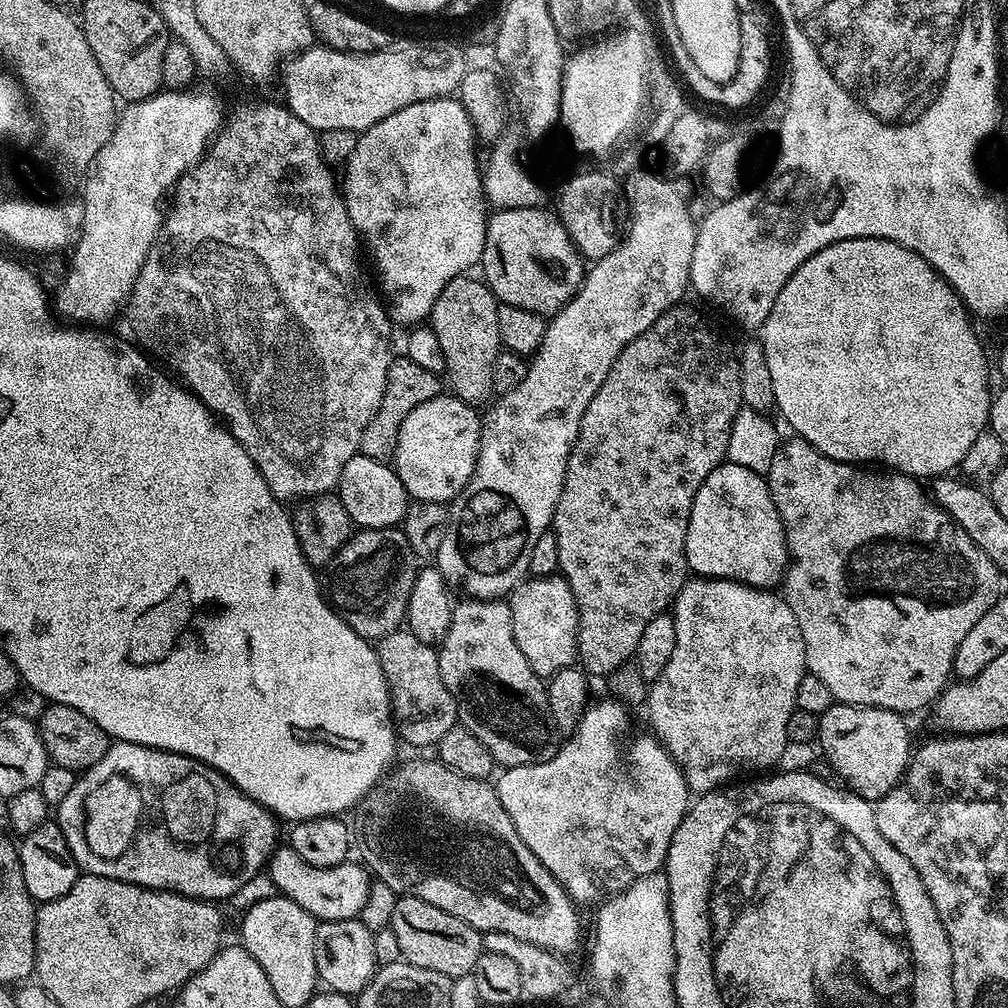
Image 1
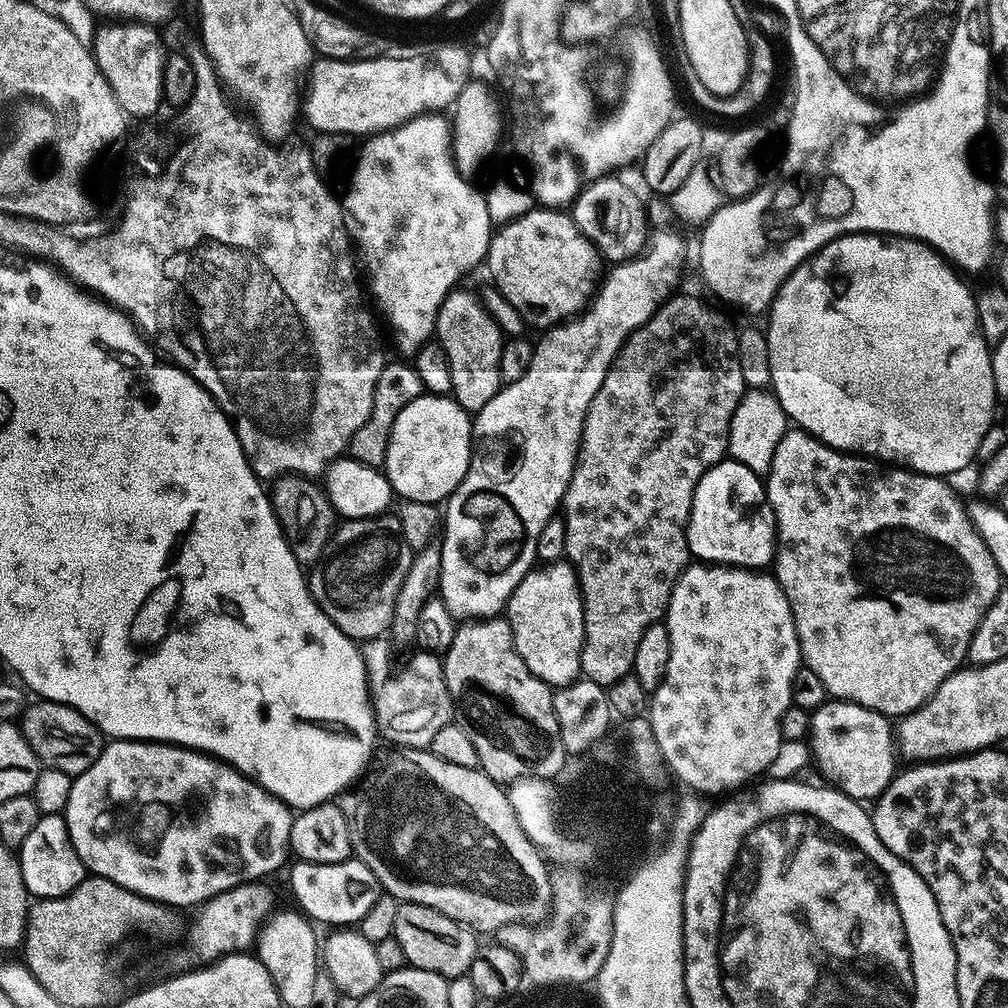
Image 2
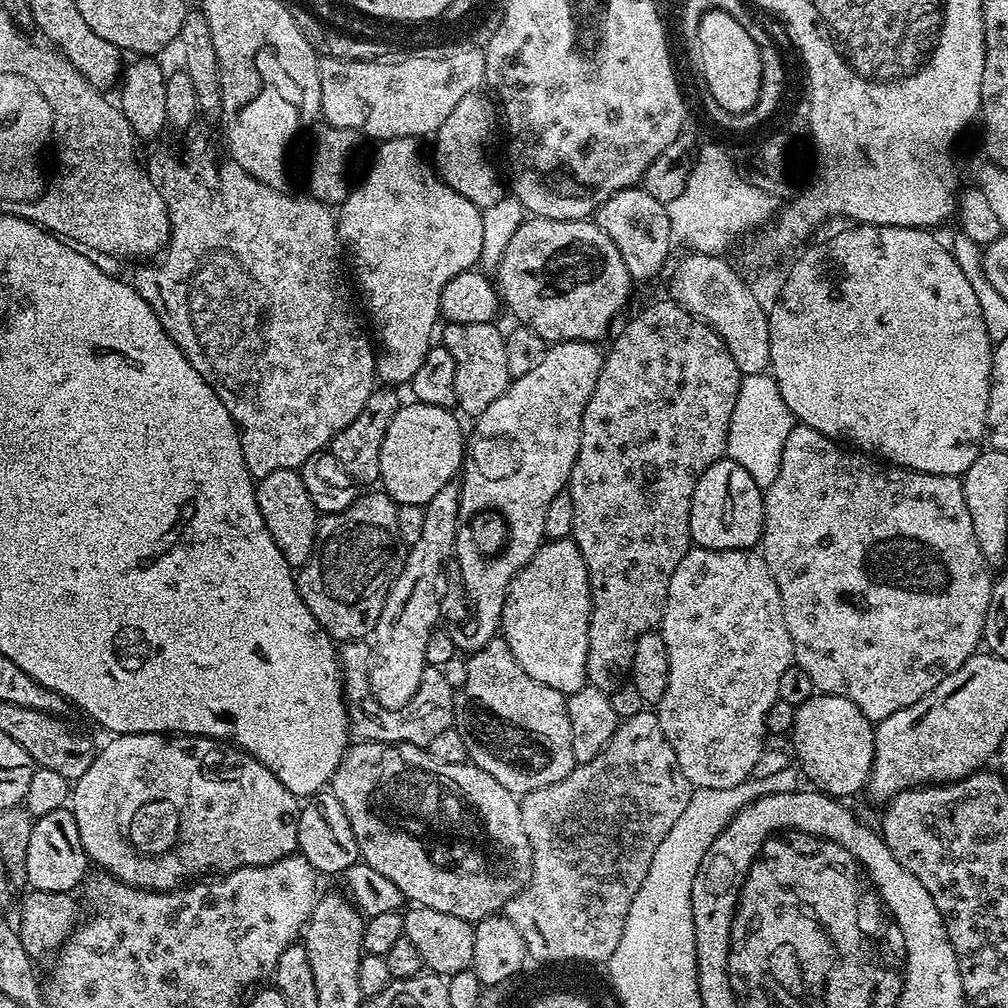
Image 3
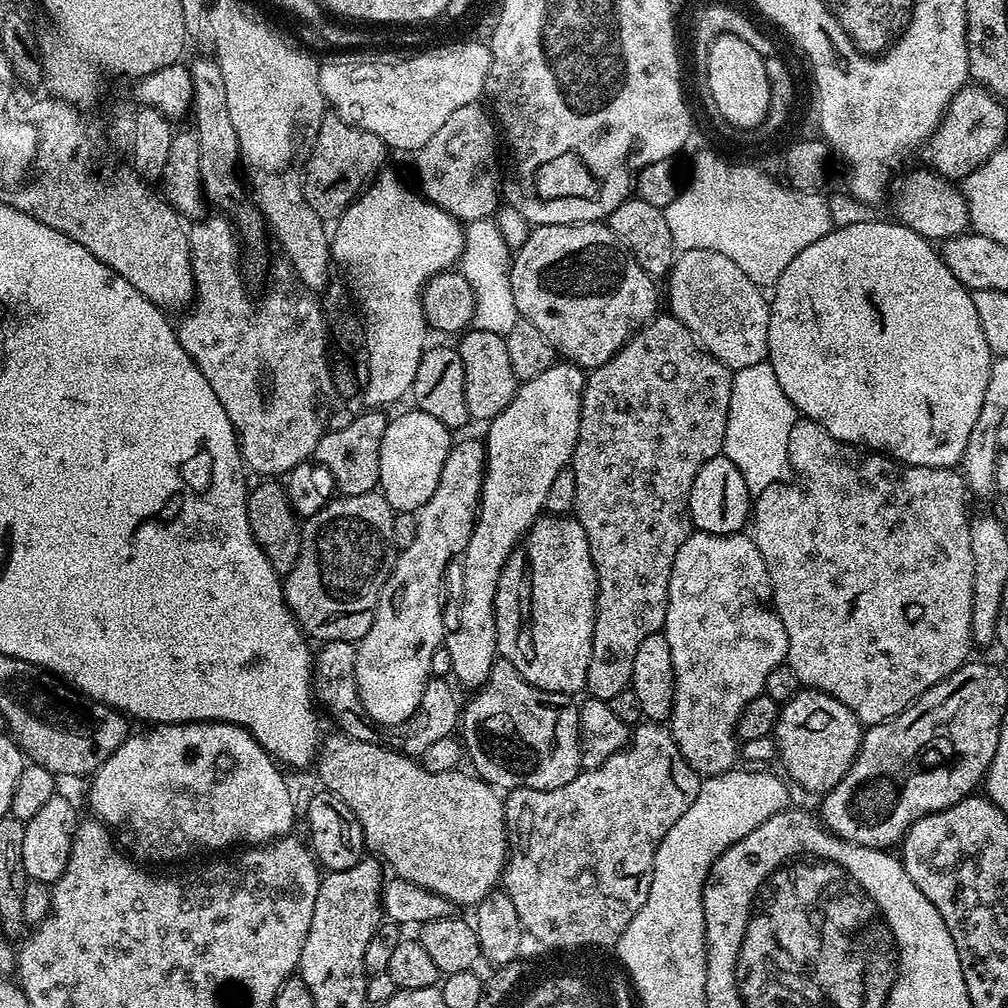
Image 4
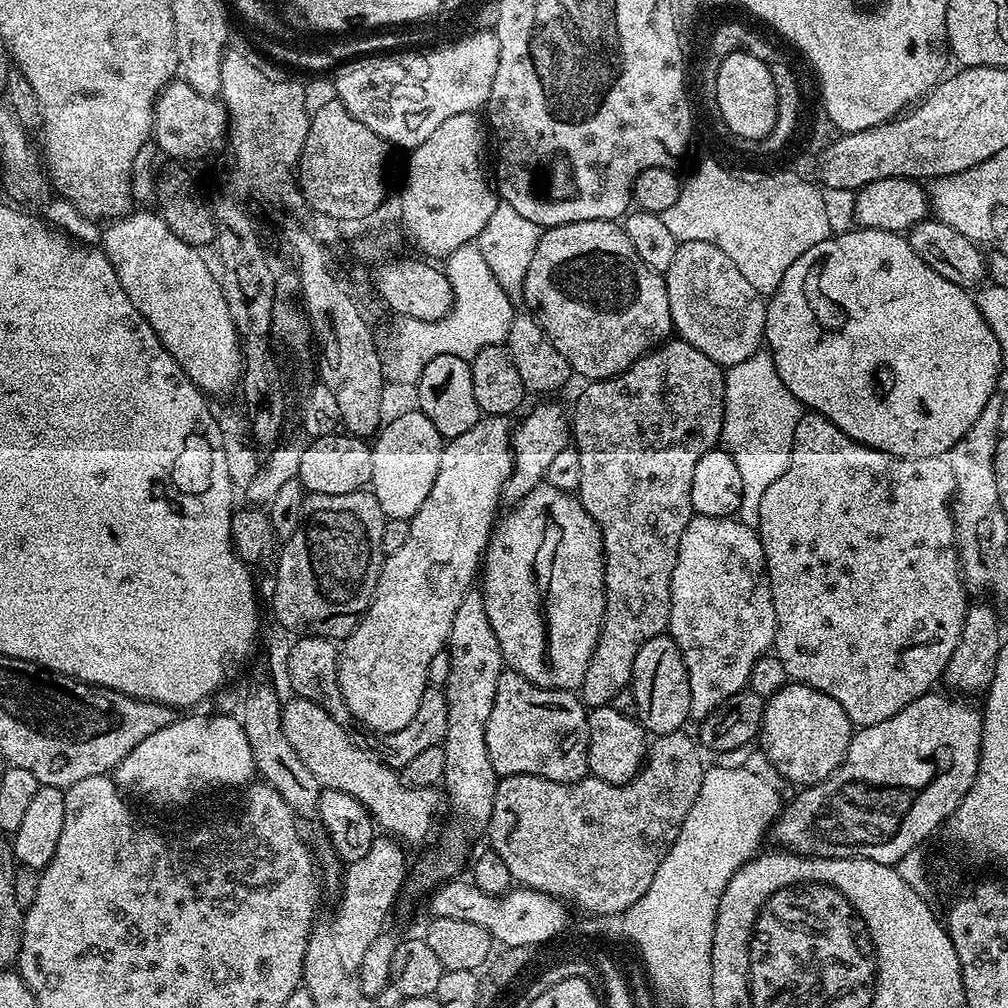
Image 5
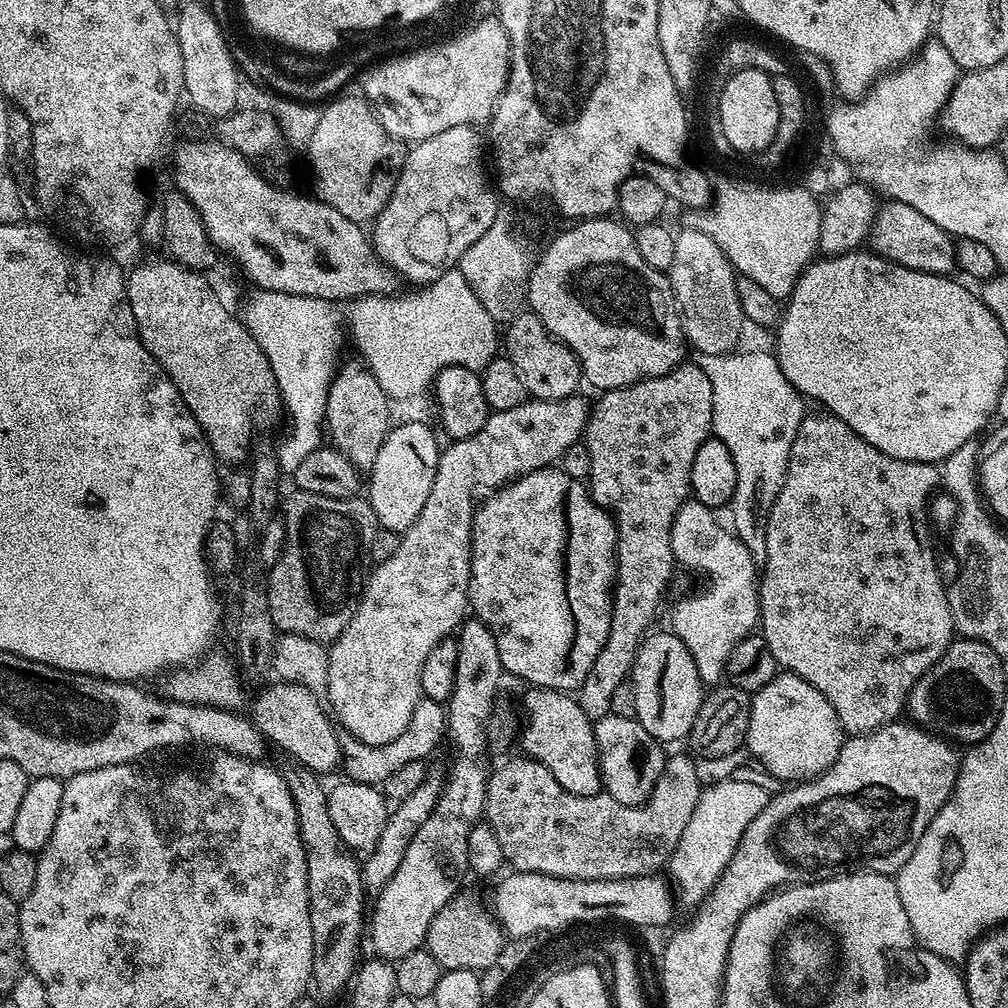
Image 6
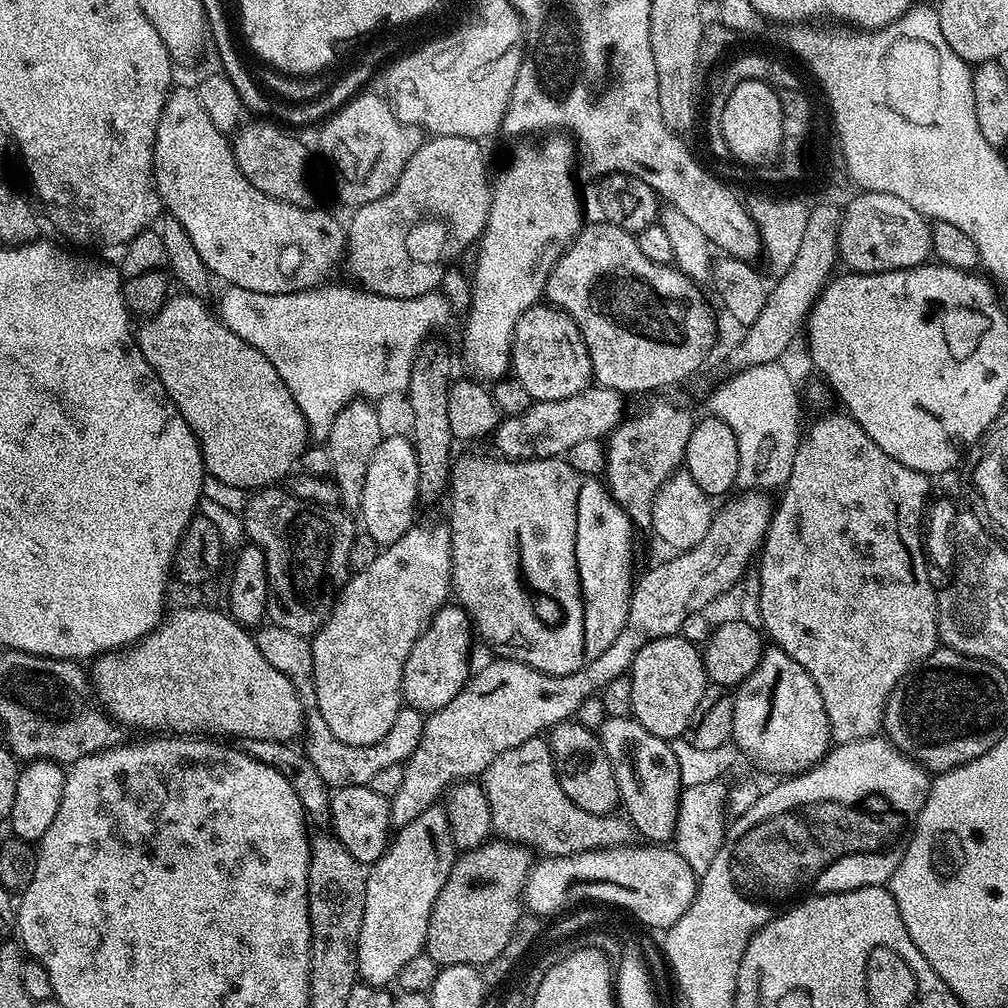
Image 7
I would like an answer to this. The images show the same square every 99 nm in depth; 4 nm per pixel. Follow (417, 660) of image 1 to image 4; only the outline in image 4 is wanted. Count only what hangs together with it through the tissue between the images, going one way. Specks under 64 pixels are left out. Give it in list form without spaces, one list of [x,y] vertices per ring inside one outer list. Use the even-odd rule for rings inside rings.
[[[330,640],[321,643],[319,648],[312,665],[312,695],[321,709],[328,708],[333,722],[340,727],[337,729],[351,740],[381,744],[384,748],[393,748],[403,756],[418,758],[431,744],[438,742],[438,738],[446,738],[457,731],[462,715],[462,704],[461,701],[456,701],[457,689],[451,679],[429,679],[426,690],[422,694],[420,708],[411,718],[401,724],[378,726],[376,721],[370,718],[370,714],[366,714],[358,694],[356,644],[351,640]]]

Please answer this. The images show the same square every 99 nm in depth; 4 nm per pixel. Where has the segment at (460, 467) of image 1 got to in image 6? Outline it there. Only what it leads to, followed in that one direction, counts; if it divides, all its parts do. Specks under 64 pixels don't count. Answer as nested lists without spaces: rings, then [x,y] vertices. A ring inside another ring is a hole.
[[[408,420],[389,431],[366,480],[366,499],[374,510],[379,527],[402,534],[414,526],[414,518],[418,518],[418,514],[422,514],[422,506],[426,506],[436,473],[435,463],[431,459],[428,461],[420,453],[420,448],[432,448],[435,444],[435,434],[420,420]]]

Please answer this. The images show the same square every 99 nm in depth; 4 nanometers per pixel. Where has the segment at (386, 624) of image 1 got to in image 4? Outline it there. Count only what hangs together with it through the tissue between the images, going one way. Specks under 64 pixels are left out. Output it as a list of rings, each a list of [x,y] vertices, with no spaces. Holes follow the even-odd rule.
[[[374,491],[329,499],[318,514],[303,521],[298,562],[282,583],[288,608],[305,636],[316,642],[358,642],[370,630],[382,586],[398,555],[393,515],[386,498]]]

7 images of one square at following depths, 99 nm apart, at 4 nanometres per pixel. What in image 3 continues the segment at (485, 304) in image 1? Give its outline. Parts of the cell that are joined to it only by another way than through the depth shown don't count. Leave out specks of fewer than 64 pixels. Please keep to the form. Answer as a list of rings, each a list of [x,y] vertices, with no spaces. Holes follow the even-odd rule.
[[[458,322],[445,323],[442,347],[450,350],[454,357],[454,390],[456,391],[456,408],[465,412],[469,418],[475,418],[487,410],[490,405],[502,398],[502,394],[512,383],[513,377],[506,366],[505,333],[496,329],[495,323]]]

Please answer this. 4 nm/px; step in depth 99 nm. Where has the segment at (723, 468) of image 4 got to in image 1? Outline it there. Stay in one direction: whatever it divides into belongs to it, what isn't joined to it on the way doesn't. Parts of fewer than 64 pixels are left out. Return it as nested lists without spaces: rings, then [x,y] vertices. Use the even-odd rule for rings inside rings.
[[[725,462],[708,475],[692,503],[686,558],[689,569],[700,578],[737,580],[761,590],[775,589],[783,581],[789,561],[788,537],[761,473]]]

